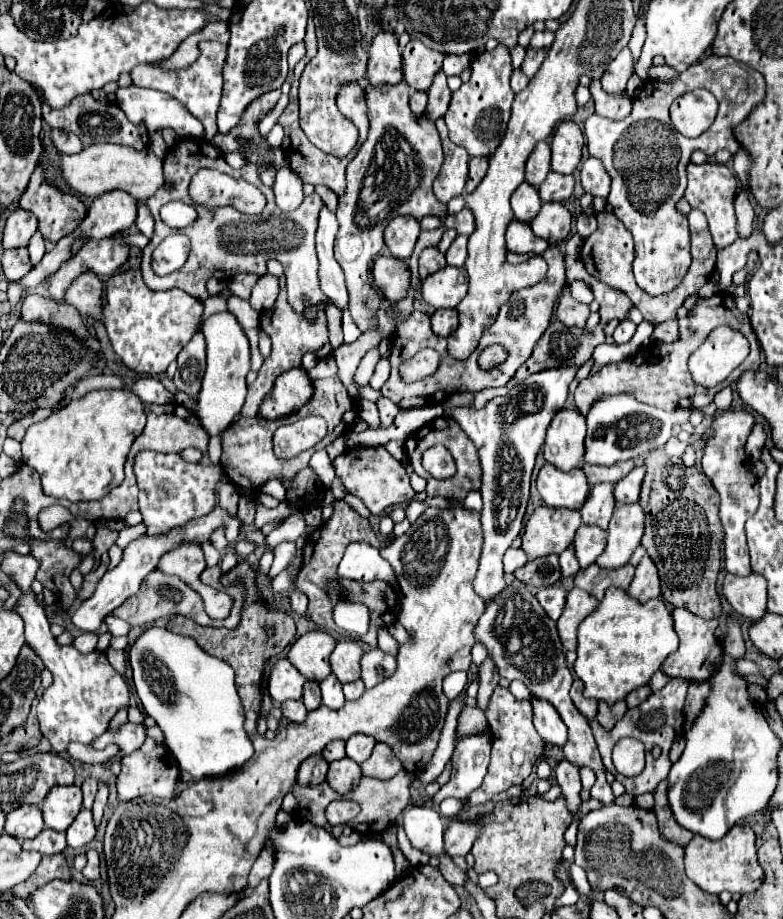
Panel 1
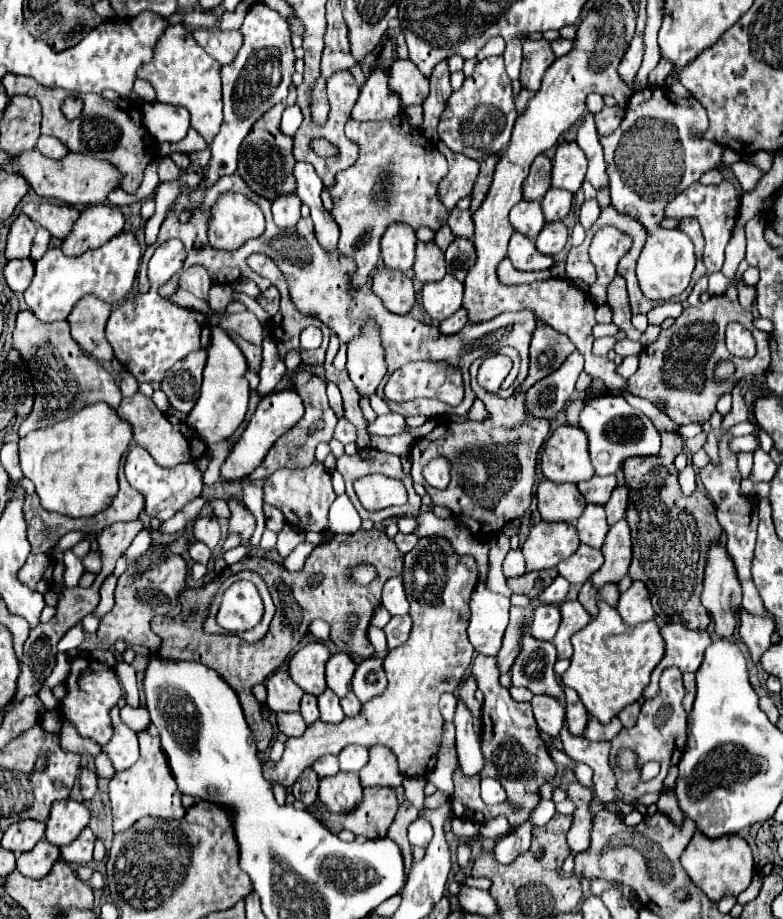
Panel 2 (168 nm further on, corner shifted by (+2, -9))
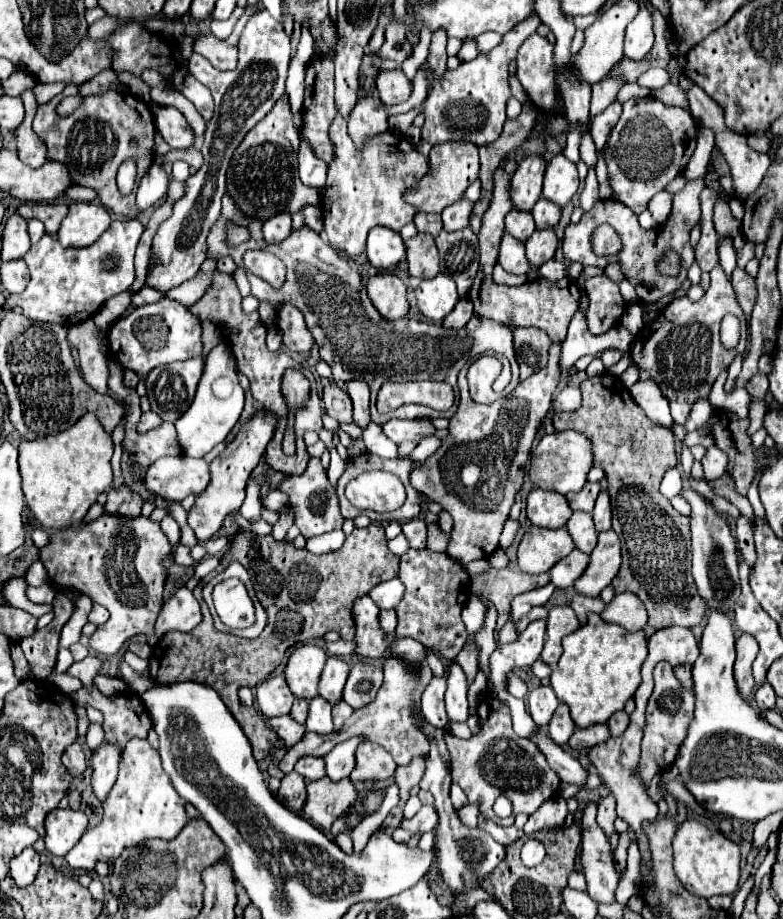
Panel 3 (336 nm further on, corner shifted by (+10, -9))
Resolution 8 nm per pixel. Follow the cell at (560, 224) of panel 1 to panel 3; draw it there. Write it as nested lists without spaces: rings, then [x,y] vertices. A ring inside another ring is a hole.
[[[543,229],[543,231],[535,231],[527,241],[525,241],[525,249],[527,249],[527,259],[531,263],[533,269],[539,269],[543,263],[547,263],[549,259],[553,259],[555,249],[557,249],[557,235],[553,229]]]

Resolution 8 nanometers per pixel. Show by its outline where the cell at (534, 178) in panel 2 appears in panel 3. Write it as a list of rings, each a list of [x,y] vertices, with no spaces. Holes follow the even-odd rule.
[[[529,155],[519,161],[511,181],[511,201],[521,211],[531,211],[541,197],[545,159],[541,155]]]

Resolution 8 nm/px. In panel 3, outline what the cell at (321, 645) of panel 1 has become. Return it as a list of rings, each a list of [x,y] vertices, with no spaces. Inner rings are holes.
[[[305,643],[293,651],[285,667],[285,679],[295,697],[313,699],[317,695],[325,659],[325,651],[313,643]]]

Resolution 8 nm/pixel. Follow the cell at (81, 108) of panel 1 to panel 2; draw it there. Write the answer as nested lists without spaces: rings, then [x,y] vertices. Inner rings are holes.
[[[7,73],[1,79],[1,83],[3,83],[7,95],[31,95],[31,97],[39,99],[39,103],[43,107],[43,121],[41,121],[41,133],[43,135],[51,135],[51,137],[61,139],[61,143],[67,147],[67,151],[83,153],[83,155],[95,153],[97,159],[109,161],[123,175],[121,189],[127,191],[129,195],[135,195],[135,191],[141,185],[143,171],[153,161],[155,147],[157,147],[155,139],[149,135],[149,131],[143,125],[143,113],[141,113],[141,105],[137,101],[131,101],[131,99],[107,101],[97,93],[79,95],[85,103],[83,113],[75,121],[67,121],[61,113],[61,103],[65,97],[71,95],[69,91],[49,89],[49,87],[35,83],[35,79],[31,79],[31,77],[21,77],[21,75],[17,77],[11,73]],[[91,127],[95,131],[91,131]]]

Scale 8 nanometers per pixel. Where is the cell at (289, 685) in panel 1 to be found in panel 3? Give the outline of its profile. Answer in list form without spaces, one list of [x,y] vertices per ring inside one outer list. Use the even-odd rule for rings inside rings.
[[[273,675],[273,677],[265,679],[261,685],[257,685],[255,699],[257,699],[259,711],[267,719],[271,719],[271,717],[279,717],[279,715],[289,715],[295,695],[287,687],[283,675]]]

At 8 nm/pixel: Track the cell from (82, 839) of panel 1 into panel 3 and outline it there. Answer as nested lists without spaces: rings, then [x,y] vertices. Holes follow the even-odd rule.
[[[131,739],[125,745],[119,777],[115,787],[107,793],[107,799],[103,802],[103,821],[85,831],[79,843],[65,855],[65,861],[75,869],[93,869],[97,861],[113,861],[123,847],[131,847],[141,843],[149,837],[161,837],[161,839],[173,839],[189,821],[185,813],[185,799],[177,795],[171,781],[167,779],[165,771],[161,769],[159,753],[149,745],[147,739]],[[119,781],[133,781],[131,789],[125,787],[127,783]]]

